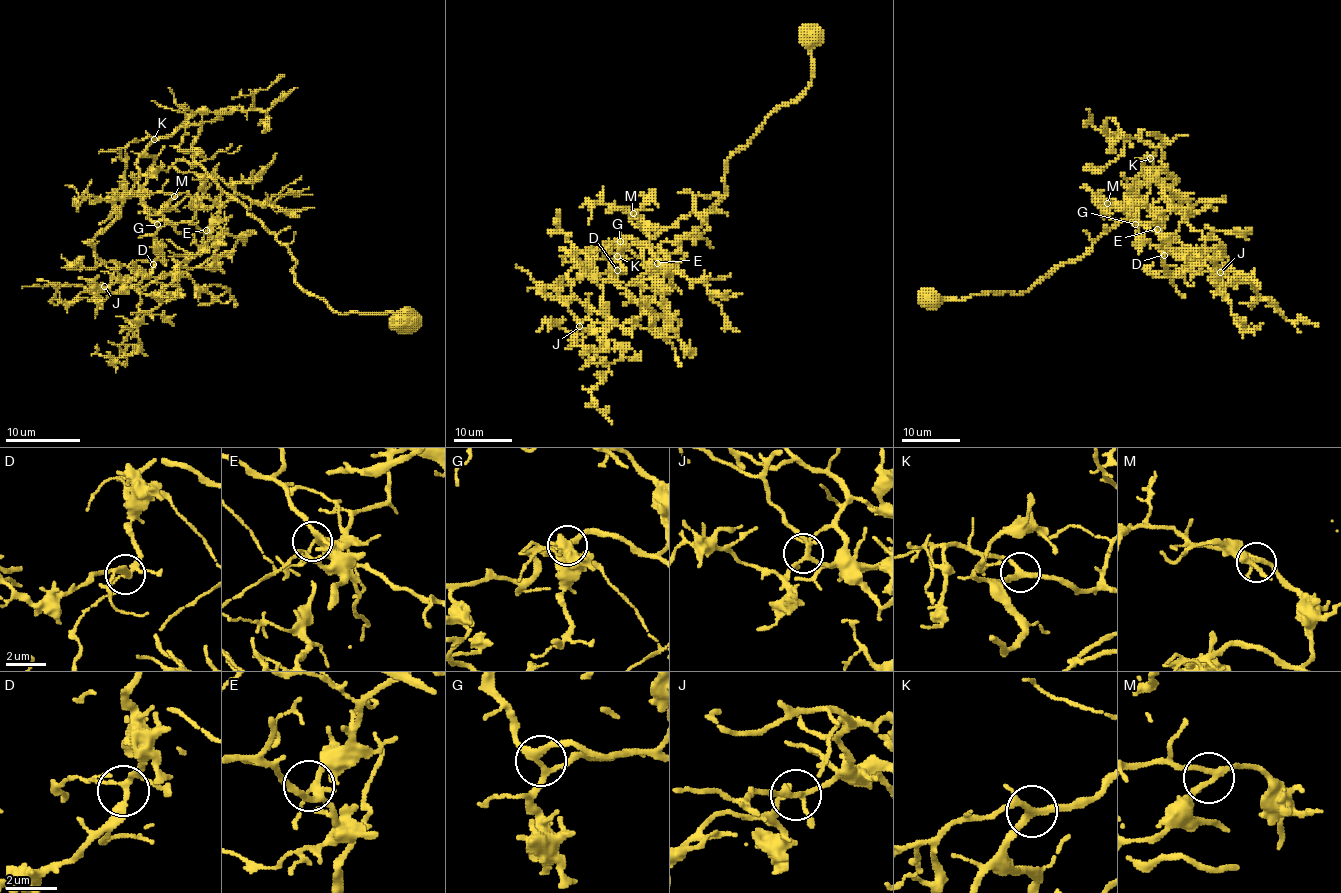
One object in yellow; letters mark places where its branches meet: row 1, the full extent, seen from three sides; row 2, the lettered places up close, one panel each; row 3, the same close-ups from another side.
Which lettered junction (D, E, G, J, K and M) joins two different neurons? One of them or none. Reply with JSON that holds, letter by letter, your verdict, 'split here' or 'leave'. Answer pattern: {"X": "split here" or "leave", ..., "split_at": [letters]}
{"D": "leave", "E": "leave", "G": "leave", "J": "leave", "K": "leave", "M": "leave", "split_at": []}

